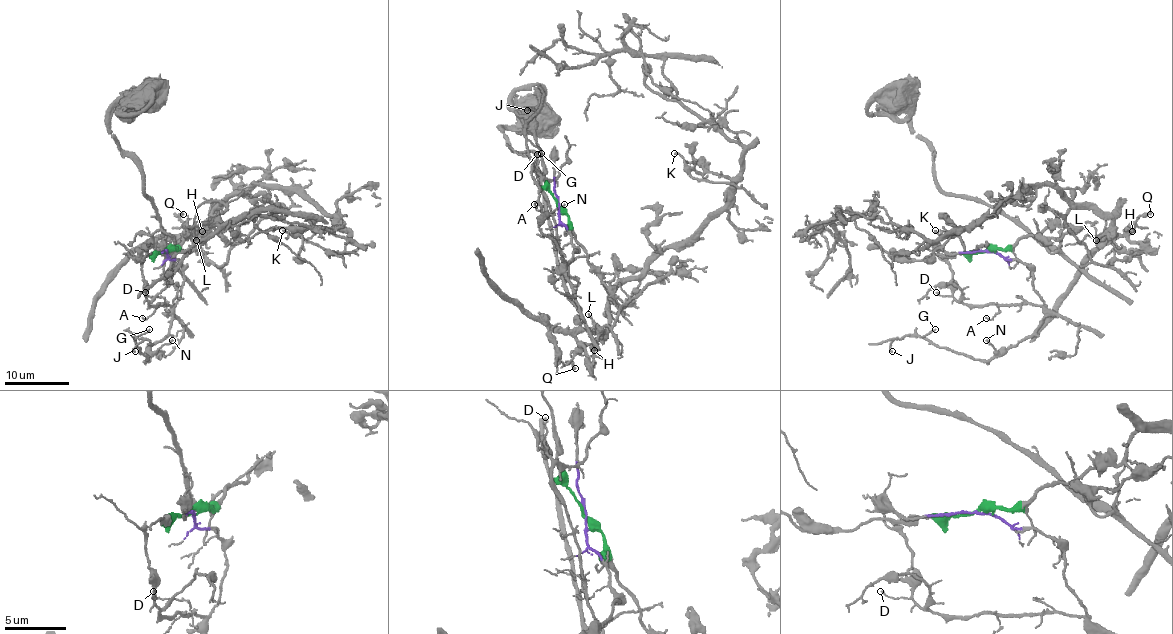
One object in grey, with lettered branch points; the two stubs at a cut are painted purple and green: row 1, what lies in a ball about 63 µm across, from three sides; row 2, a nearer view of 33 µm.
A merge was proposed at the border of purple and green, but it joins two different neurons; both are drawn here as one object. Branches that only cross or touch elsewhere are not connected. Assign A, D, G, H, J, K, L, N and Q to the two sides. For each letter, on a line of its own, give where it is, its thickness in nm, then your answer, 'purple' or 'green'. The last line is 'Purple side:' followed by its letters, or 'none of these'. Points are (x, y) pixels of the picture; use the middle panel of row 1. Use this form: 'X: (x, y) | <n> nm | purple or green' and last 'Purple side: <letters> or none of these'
A: (534, 204) | 100 nm | purple
D: (537, 154) | 100 nm | purple
G: (541, 153) | 90 nm | purple
H: (594, 350) | 140 nm | green
J: (527, 110) | 100 nm | purple
K: (674, 153) | 140 nm | green
L: (588, 314) | 130 nm | green
N: (564, 204) | 120 nm | purple
Q: (575, 368) | 200 nm | green
Purple side: A, D, G, J, N

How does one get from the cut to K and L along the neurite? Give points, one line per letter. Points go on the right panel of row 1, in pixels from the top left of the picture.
K: (987, 250), (1009, 248), (1064, 221), (1070, 205), (1046, 184), (1030, 184), (947, 236), (935, 231)
L: (987, 250), (1009, 248), (1024, 237), (1059, 226), (1072, 208), (1099, 208), (1110, 216), (1110, 226), (1096, 240)

